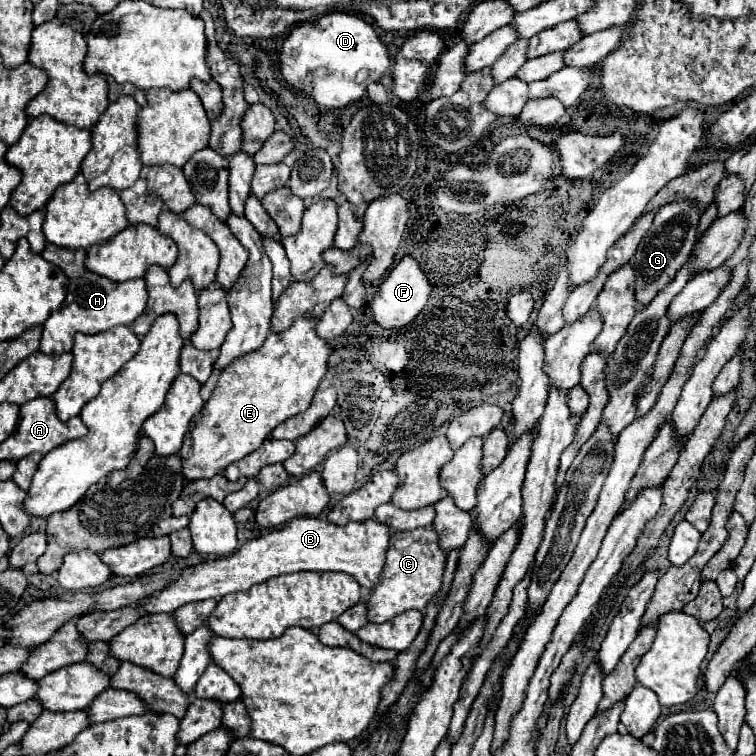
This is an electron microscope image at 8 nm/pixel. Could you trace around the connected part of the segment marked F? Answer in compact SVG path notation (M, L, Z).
M405 255L401 263L387 275L387 279L379 285L375 299L371 301L373 317L417 317L429 301L433 285L427 273L421 269L419 261L413 255Z

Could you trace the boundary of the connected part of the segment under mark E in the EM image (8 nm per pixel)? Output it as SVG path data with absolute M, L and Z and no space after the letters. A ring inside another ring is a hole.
M299 317L289 329L281 331L281 333L269 333L267 341L263 343L263 347L259 347L257 351L249 353L247 357L233 361L229 367L223 369L211 399L205 403L205 411L203 415L199 413L193 419L191 425L191 455L182 460L183 475L193 481L193 479L209 479L217 473L221 473L227 465L243 459L245 455L253 453L255 449L261 447L261 443L271 435L271 431L295 417L297 413L303 413L309 405L311 399L323 379L323 375L327 373L327 357L331 355L331 347L327 341L323 341L319 335L315 335L315 325L317 319L309 319L309 317Z

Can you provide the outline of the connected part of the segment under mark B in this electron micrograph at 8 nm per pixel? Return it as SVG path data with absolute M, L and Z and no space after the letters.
M319 517L291 519L285 527L247 541L229 557L189 567L175 583L167 585L163 591L153 593L149 599L141 601L141 605L149 613L173 613L185 603L211 597L221 599L229 593L249 591L255 583L263 583L271 577L297 571L343 571L353 575L359 585L375 589L385 569L389 533L391 527L373 519L347 523L345 527L337 527Z

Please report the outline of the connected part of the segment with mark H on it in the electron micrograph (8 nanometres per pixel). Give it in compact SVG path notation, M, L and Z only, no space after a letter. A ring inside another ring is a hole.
M85 271L81 277L77 277L75 281L69 283L69 289L67 289L67 297L63 301L63 305L53 311L49 315L49 319L45 321L43 325L43 337L41 337L41 351L47 353L47 355L61 355L61 353L69 353L71 347L73 347L73 335L77 331L81 333L101 333L101 331L109 331L117 325L131 325L147 307L147 285L143 279L129 279L129 281L111 281L103 275L97 275L97 273L91 273L91 271Z

